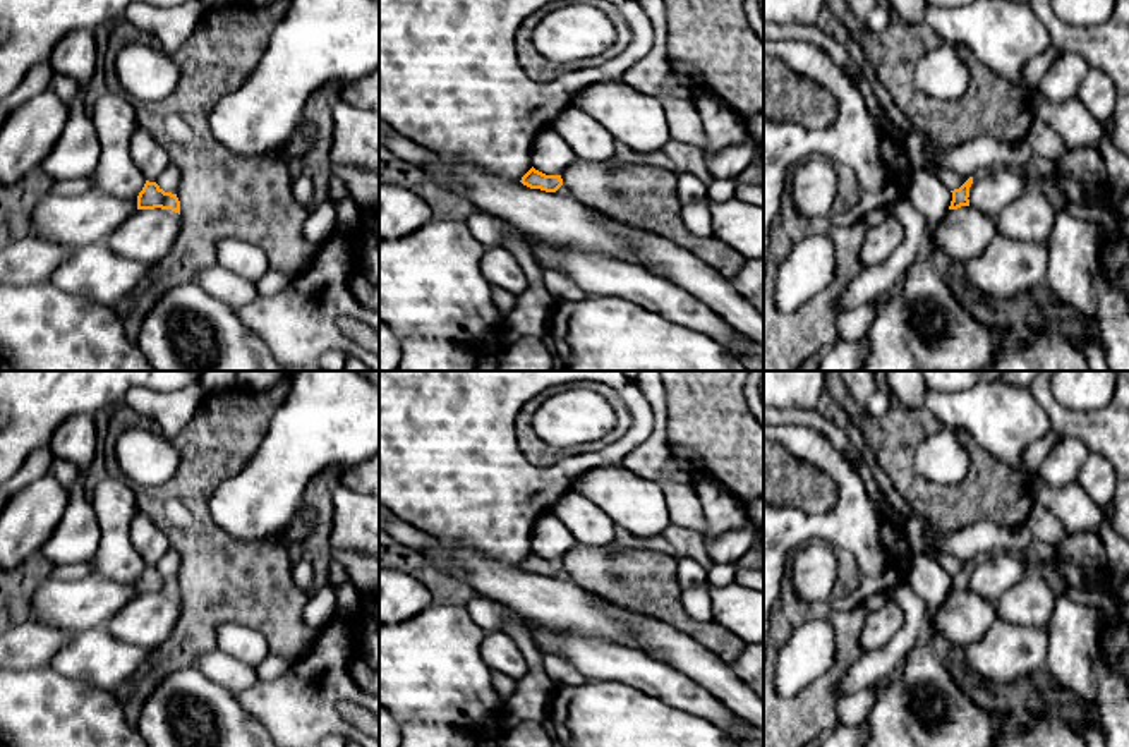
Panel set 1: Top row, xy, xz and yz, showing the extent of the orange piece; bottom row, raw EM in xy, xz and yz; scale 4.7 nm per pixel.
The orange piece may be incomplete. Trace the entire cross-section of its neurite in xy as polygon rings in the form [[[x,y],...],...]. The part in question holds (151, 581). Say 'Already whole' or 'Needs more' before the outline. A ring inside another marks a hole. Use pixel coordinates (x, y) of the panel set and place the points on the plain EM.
Needs more. [[[146,565],[137,594],[108,623],[106,630],[125,644],[148,651],[165,644],[180,616],[180,586],[156,567]]]

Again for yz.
Needs more. [[[973,562],[951,575],[952,586],[935,622],[935,635],[961,647],[980,641],[997,622],[995,603],[969,589],[971,568]]]

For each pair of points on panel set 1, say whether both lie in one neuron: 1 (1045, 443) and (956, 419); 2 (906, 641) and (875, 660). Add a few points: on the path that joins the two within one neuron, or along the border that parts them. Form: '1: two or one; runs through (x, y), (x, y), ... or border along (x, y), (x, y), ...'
1: two; border along (1049, 431), (1025, 449), (1025, 473)
2: one; runs through (899, 646), (882, 660)

